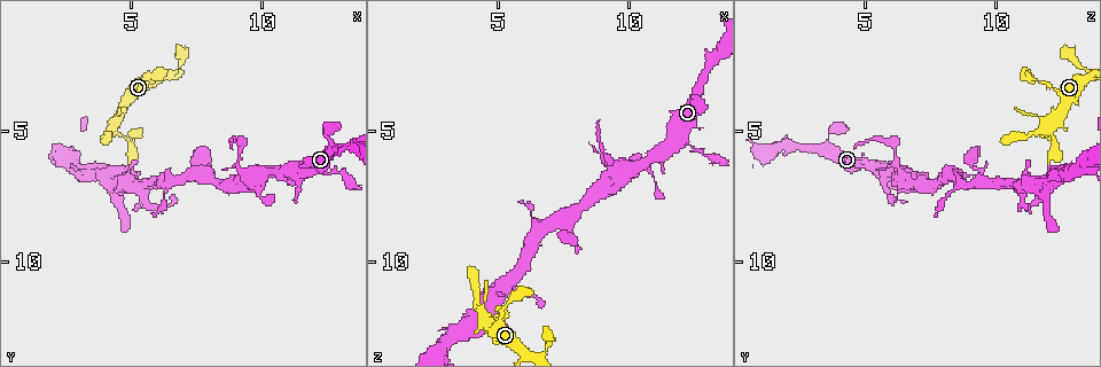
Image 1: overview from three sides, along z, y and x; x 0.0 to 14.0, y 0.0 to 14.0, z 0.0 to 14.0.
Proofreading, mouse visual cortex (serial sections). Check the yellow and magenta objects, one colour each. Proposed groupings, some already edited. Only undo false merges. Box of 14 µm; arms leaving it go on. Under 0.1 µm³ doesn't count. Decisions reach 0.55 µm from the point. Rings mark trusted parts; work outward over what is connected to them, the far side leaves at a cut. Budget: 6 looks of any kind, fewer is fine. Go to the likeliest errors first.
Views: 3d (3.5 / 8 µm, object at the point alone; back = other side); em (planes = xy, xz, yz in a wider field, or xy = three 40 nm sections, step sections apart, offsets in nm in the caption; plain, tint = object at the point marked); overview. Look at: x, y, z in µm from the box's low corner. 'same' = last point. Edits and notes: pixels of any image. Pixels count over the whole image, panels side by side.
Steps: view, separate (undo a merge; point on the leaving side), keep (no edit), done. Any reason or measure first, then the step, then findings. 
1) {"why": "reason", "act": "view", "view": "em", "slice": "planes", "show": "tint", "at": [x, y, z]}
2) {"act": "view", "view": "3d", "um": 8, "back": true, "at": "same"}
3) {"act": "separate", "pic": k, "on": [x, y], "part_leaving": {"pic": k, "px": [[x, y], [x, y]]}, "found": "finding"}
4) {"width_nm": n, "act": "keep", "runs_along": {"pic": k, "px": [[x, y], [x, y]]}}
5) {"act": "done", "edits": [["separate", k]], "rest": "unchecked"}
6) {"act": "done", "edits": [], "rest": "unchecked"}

{"why": "abrupt turn", "act": "view", "view": "3d", "um": 8, "at": [4.9, 5.5, 12.2]}

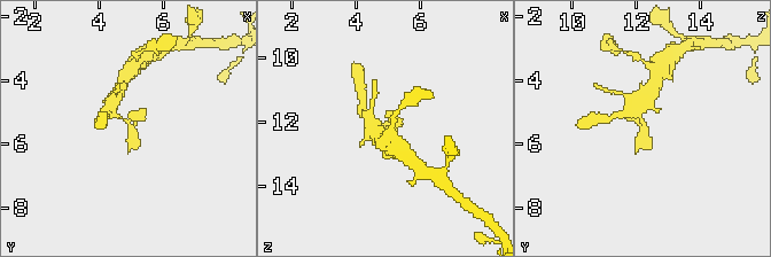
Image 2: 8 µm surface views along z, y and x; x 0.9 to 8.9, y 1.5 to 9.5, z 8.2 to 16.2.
{"act": "view", "view": "3d", "um": 3.5, "at": [4.9, 5.4, 12.2]}

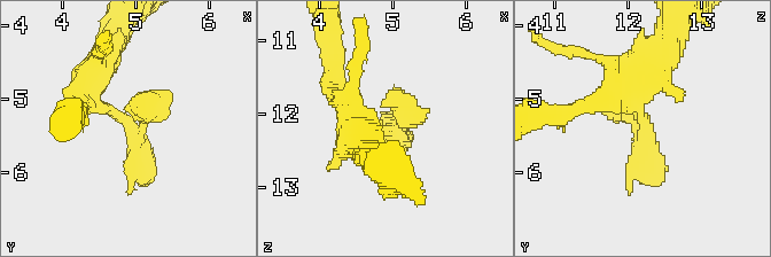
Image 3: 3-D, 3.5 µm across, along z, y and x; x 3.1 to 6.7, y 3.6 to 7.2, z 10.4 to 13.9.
{"act": "view", "view": "em", "slice": "xy", "step": 1, "show": "tint", "at": [4.90, 5.40, 12.25]}

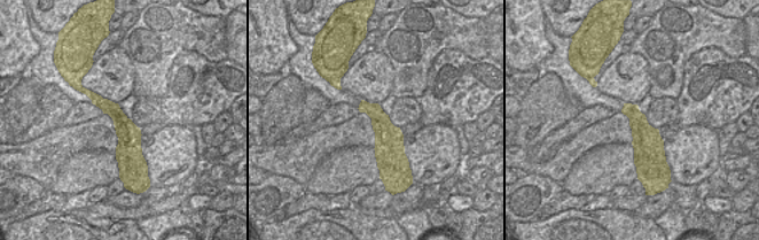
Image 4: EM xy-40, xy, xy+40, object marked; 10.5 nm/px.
{"width_nm": 320, "act": "keep", "runs_along": {"pic": 3, "px": [[635, 75], [646, 132], [620, 107]]}, "found": "all the same cell"}

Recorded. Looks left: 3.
{"why": "thin neck", "act": "view", "view": "3d", "um": 3.5, "at": [10.0, 6.6, 6.5]}

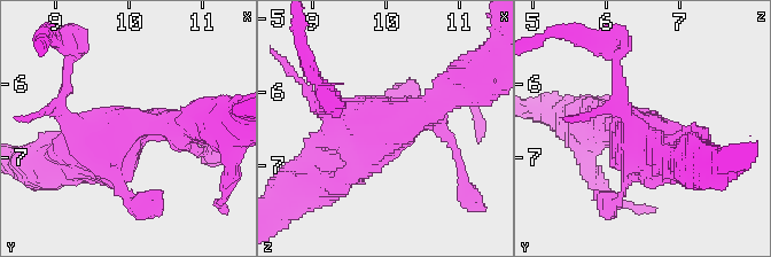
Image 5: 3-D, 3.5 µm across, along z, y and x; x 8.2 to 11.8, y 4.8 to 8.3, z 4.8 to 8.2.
{"why": "now the EM", "act": "view", "view": "em", "slice": "xy", "step": 5, "show": "tint", "at": [10.00, 6.60, 6.55]}

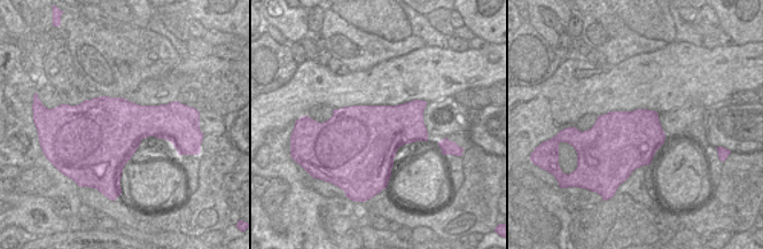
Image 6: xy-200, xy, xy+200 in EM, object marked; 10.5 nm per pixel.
{"act": "keep", "runs_along": {"pic": 5, "px": [[435, 108], [319, 178]]}, "found": "one cell here"}

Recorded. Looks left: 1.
{"act": "done", "edits": [], "rest": "unchecked"}

